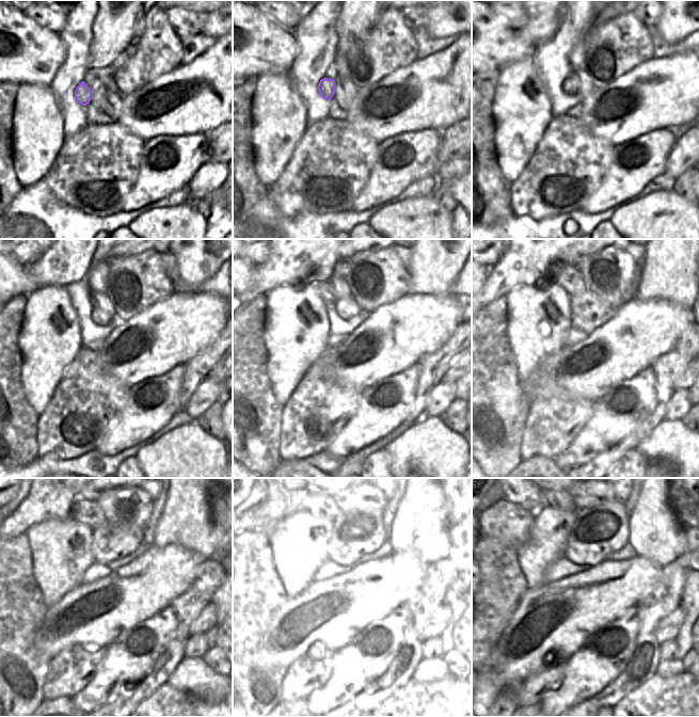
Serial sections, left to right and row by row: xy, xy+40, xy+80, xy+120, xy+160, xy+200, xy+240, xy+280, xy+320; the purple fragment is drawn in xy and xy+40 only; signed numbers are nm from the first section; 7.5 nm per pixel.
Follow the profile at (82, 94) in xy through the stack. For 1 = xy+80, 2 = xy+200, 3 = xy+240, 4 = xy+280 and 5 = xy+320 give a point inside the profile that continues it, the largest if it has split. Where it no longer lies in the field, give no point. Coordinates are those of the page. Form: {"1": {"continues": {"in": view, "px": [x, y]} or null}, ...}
{"1": {"continues": {"in": "xy+80", "px": [570, 84]}}, "2": {"continues": {"in": "xy+200", "px": [588, 305]}}, "3": {"continues": {"in": "xy+240", "px": [109, 543]}}, "4": {"continues": {"in": "xy+280", "px": [355, 536]}}, "5": {"continues": {"in": "xy+320", "px": [599, 531]}}}

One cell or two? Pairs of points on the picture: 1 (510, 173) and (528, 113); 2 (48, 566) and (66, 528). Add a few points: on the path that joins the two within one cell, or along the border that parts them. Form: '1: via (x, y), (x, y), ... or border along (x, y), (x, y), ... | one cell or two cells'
1: via (511, 158), (519, 128) | one cell
2: via (58, 556), (66, 543), (66, 538) | one cell

